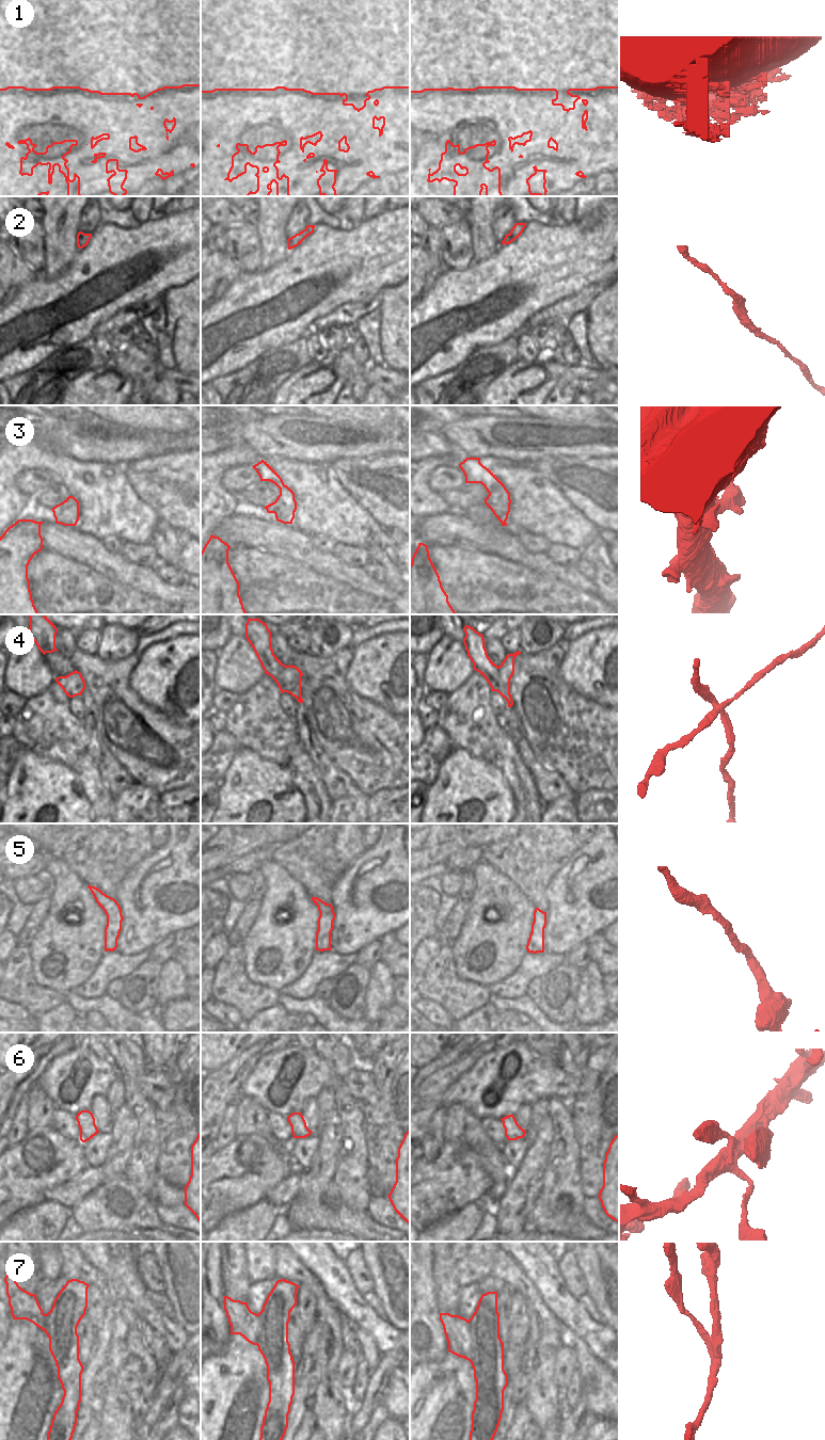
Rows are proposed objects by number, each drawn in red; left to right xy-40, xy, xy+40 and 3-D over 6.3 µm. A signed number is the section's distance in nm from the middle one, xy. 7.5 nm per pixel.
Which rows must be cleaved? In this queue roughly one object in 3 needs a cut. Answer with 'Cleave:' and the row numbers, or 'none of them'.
Cleave: 4, 7

